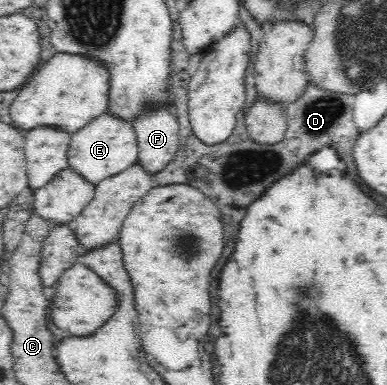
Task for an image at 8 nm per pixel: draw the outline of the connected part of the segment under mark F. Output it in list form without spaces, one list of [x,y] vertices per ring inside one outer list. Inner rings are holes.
[[[170,104],[147,110],[132,123],[136,138],[134,164],[153,174],[173,161],[179,150],[180,124]]]

